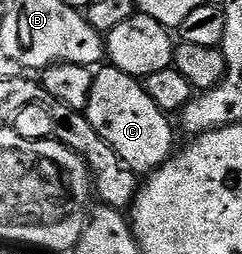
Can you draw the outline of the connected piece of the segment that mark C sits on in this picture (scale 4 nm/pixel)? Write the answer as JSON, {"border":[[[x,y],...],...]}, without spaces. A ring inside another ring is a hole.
{"border":[[[110,66],[95,72],[93,86],[89,90],[89,102],[85,109],[89,122],[122,160],[136,174],[156,172],[176,151],[175,132],[171,129],[168,113],[159,109],[157,102],[149,98],[146,87],[136,77]]]}

